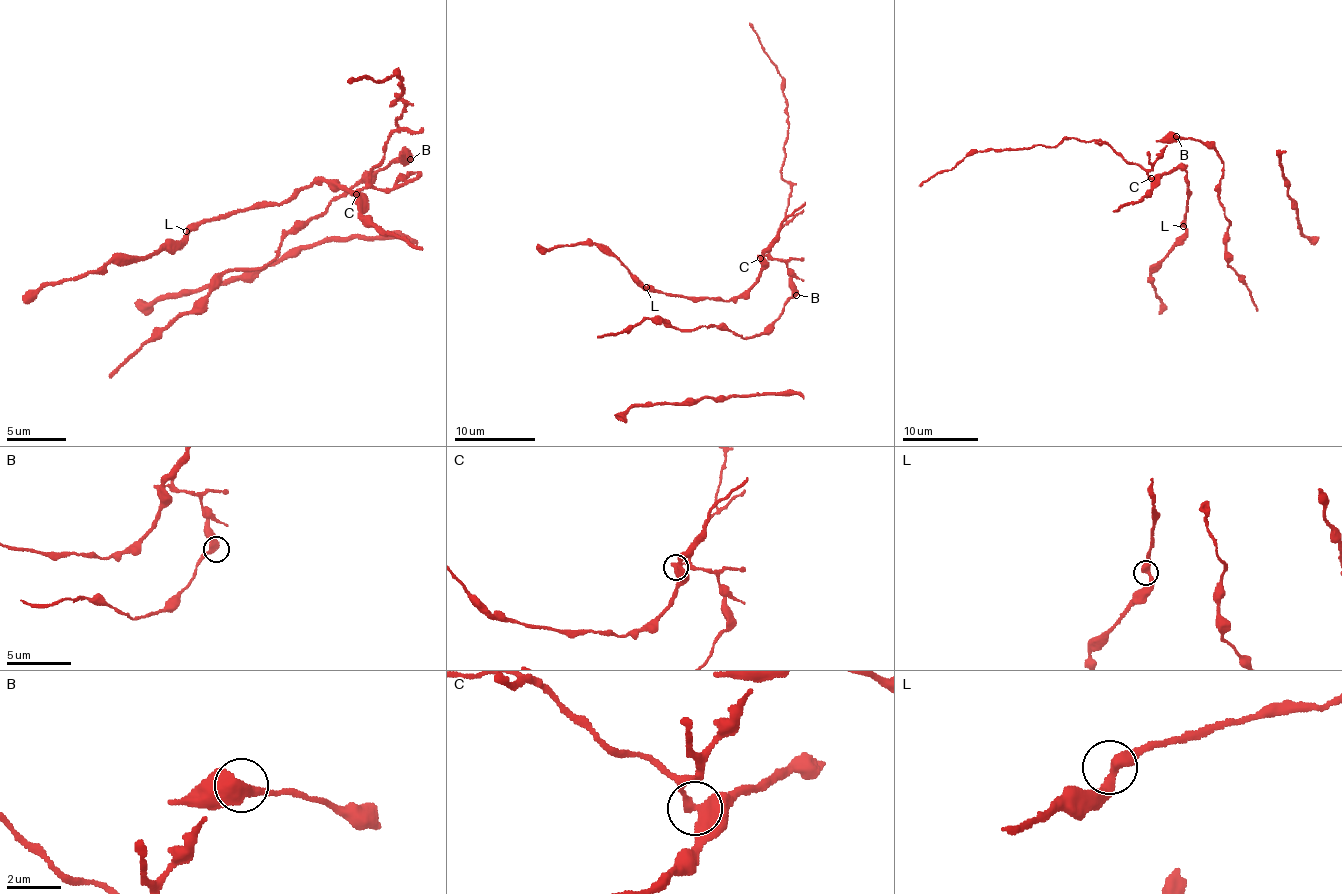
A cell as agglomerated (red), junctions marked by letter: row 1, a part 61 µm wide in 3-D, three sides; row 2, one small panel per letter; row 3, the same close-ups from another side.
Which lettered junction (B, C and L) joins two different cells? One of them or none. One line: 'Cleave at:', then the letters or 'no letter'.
Cleave at: C

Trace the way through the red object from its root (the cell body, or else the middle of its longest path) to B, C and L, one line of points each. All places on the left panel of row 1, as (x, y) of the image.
B: (399, 180), (408, 172), (402, 163), (410, 159)
C: (399, 180), (390, 189), (363, 186), (357, 194)
L: (399, 180), (390, 189), (363, 186), (357, 199), (332, 183), (314, 182), (278, 205), (251, 205), (186, 231)

